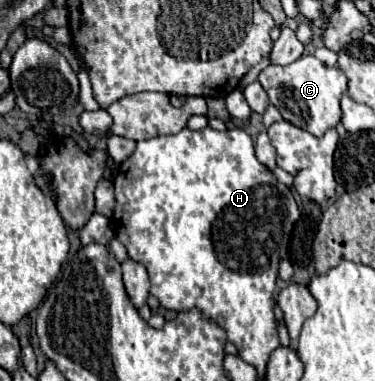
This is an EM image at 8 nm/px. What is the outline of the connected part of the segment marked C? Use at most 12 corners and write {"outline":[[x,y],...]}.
{"outline":[[312,54],[258,82],[284,120],[322,136],[346,76]]}

